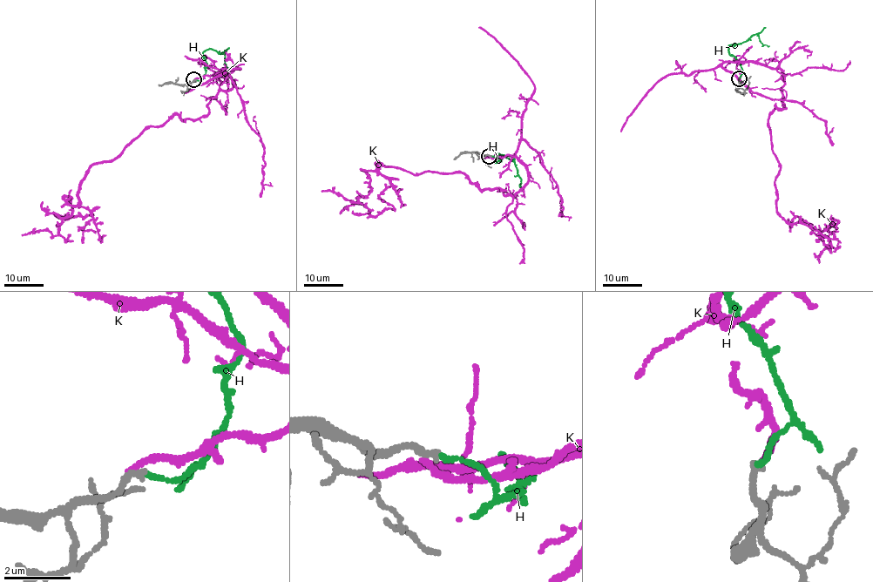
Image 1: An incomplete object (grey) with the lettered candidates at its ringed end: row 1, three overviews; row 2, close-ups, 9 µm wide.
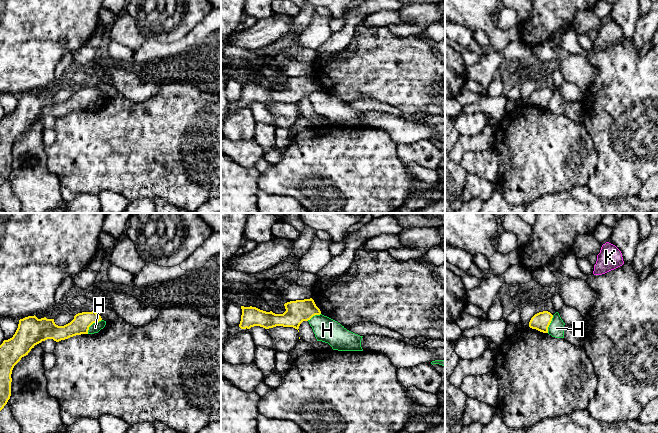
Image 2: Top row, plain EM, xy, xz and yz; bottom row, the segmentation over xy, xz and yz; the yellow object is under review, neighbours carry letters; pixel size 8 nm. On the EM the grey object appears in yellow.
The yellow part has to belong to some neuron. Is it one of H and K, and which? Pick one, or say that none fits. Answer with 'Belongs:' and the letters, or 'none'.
Belongs: K

